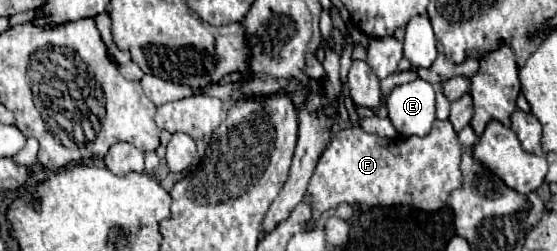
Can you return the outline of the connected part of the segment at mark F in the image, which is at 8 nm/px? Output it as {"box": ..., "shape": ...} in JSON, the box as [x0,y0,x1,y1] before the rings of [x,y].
{"box":[308,120,462,214],"shape":[[[436,120],[430,134],[424,138],[380,138],[364,132],[358,126],[338,132],[322,152],[316,170],[310,178],[308,192],[312,194],[314,212],[322,214],[342,202],[370,206],[410,204],[432,212],[446,204],[452,190],[462,184],[460,174],[462,146],[448,120]]]}

